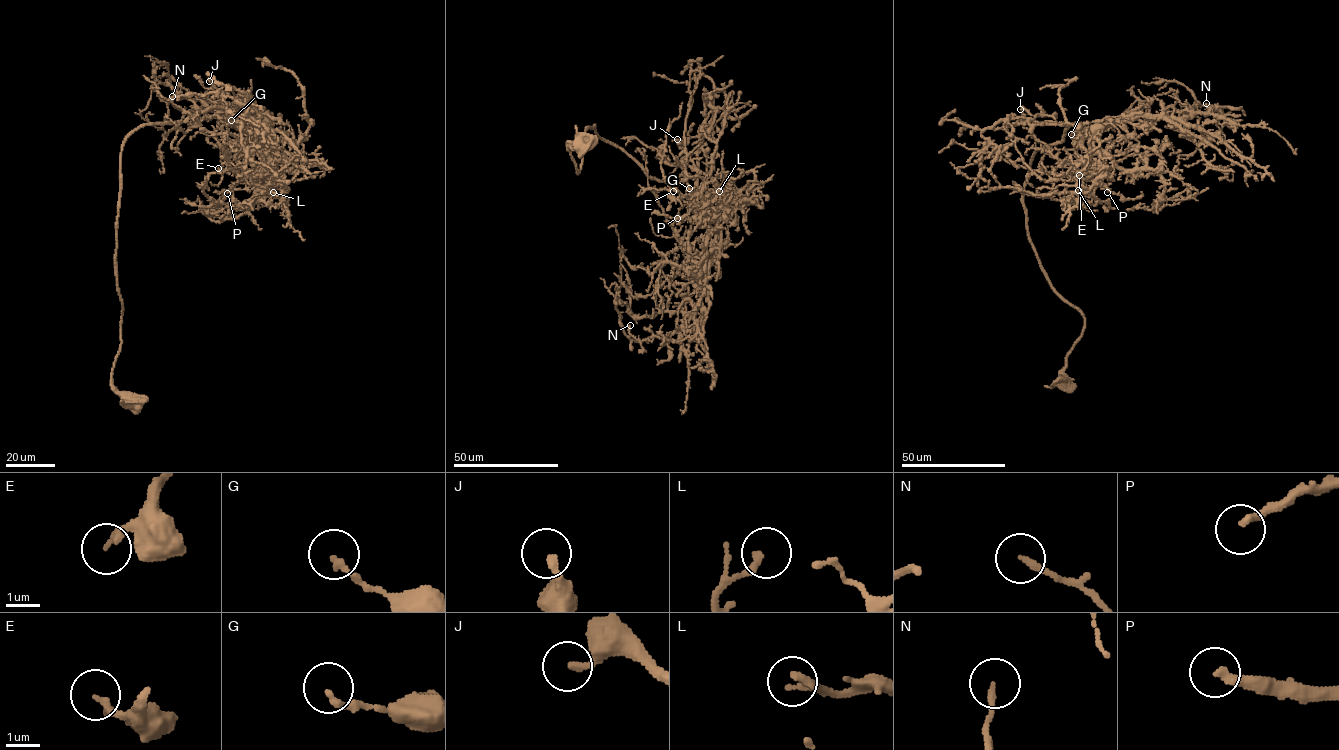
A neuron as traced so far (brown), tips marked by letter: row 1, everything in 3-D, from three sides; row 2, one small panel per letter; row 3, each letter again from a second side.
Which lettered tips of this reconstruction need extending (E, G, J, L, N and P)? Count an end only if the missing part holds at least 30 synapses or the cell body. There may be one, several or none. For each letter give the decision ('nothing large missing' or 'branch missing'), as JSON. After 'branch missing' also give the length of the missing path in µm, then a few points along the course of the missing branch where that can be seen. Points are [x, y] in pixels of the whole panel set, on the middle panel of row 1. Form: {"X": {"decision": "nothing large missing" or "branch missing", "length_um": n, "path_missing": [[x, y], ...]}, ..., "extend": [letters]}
{"E": {"decision": "nothing large missing"}, "G": {"decision": "nothing large missing"}, "J": {"decision": "nothing large missing"}, "L": {"decision": "nothing large missing"}, "N": {"decision": "nothing large missing"}, "P": {"decision": "branch missing", "length_um": 30, "path_missing": [[677, 218], [669, 207], [659, 206], [654, 215], [652, 233]]}, "extend": ["P"]}

